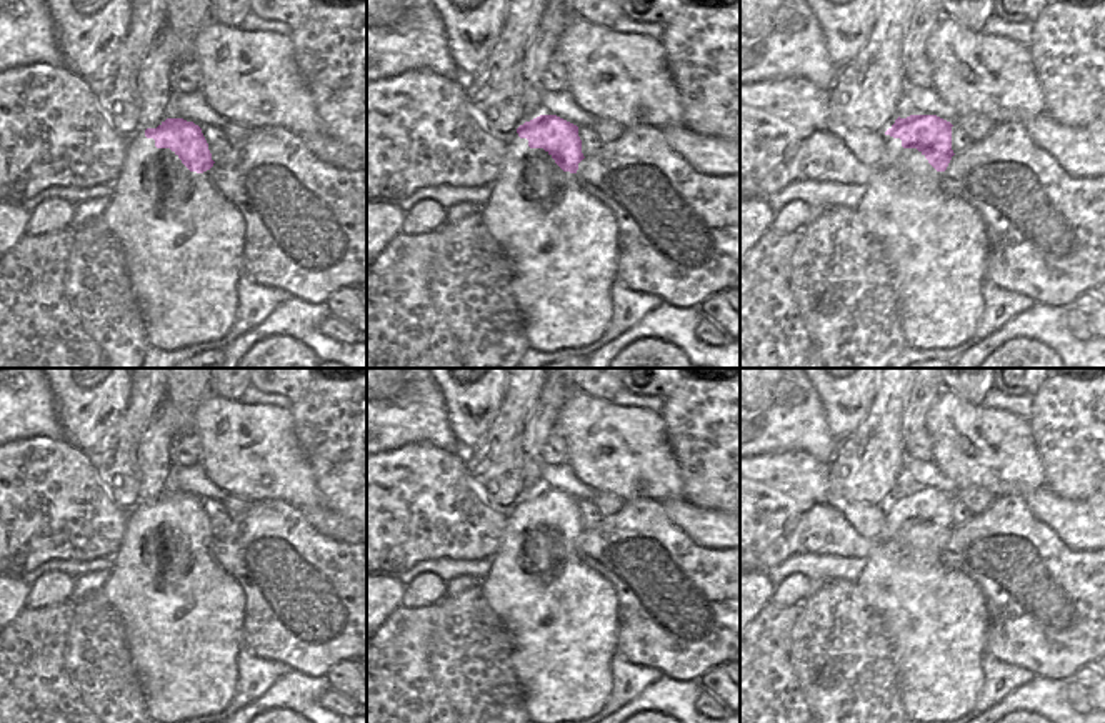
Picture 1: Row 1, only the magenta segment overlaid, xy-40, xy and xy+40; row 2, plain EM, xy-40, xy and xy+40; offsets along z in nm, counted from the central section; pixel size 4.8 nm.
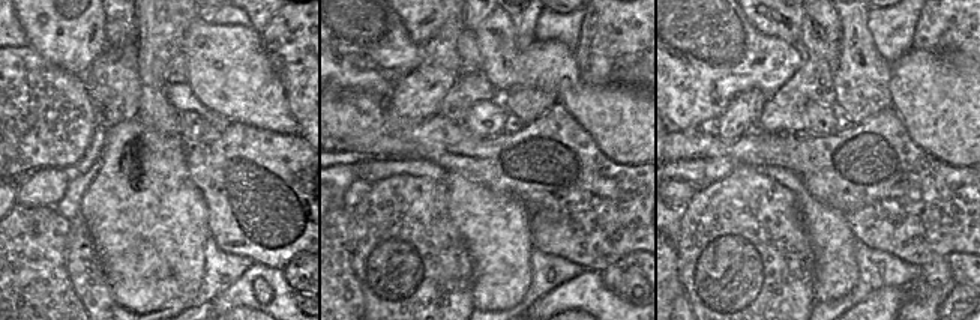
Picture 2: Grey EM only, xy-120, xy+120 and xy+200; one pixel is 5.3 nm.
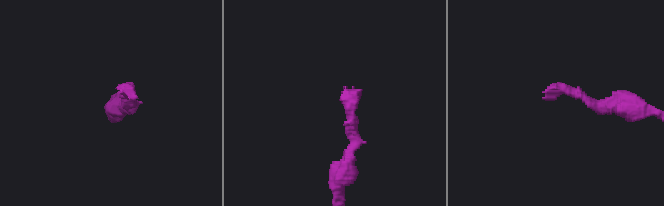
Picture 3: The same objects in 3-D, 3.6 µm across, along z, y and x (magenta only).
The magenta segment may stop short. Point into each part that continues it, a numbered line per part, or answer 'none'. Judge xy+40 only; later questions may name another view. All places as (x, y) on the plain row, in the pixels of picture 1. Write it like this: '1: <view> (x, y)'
1: xy+40 (960, 515)

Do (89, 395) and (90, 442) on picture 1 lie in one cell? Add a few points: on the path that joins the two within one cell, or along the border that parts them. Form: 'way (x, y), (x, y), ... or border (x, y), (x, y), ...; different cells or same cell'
way (90, 407), (90, 430); same cell

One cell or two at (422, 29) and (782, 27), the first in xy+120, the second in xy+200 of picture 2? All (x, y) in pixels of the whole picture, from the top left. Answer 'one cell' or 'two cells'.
one cell

